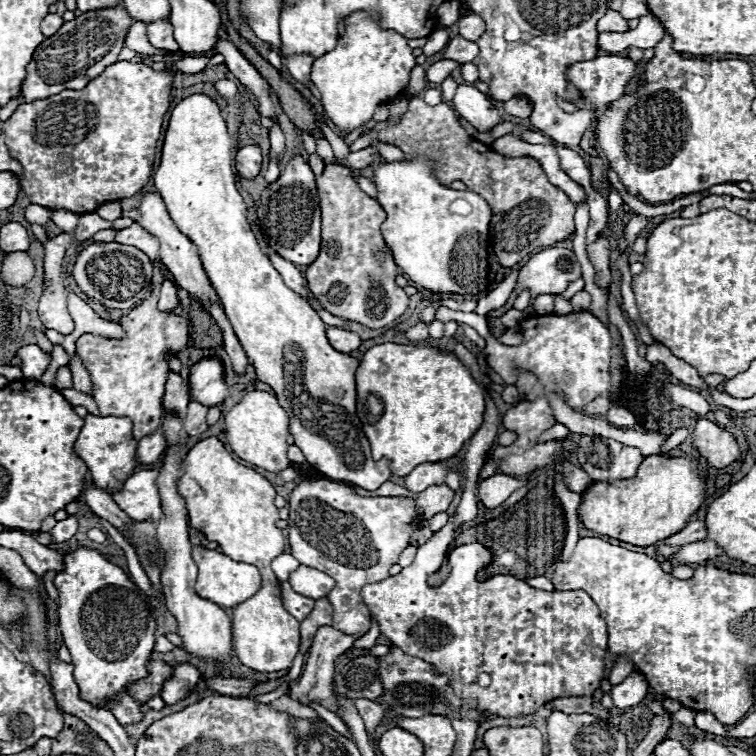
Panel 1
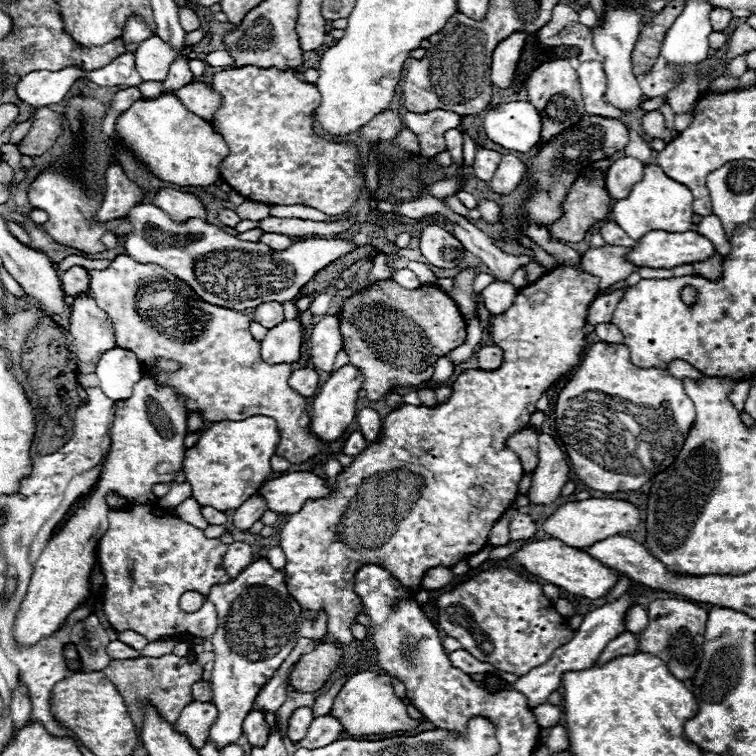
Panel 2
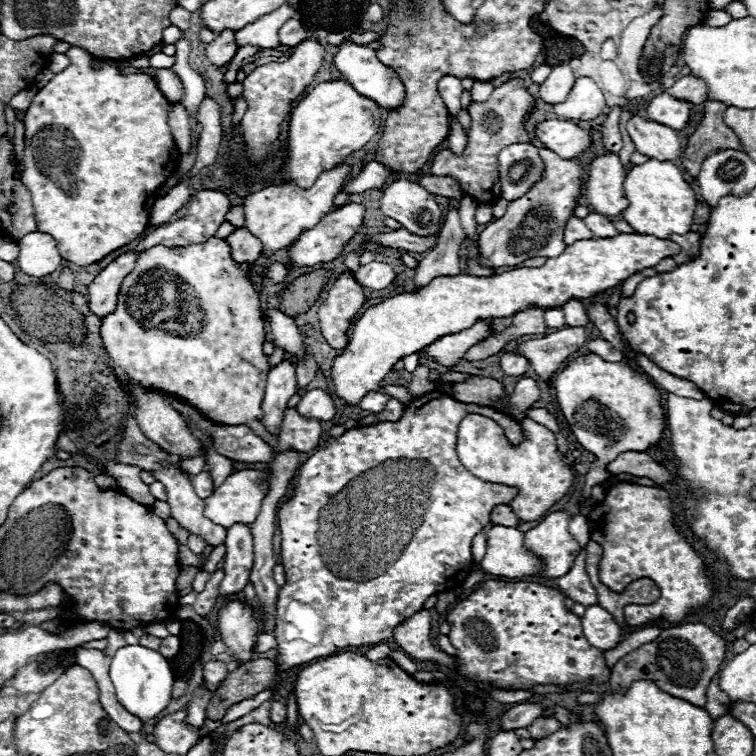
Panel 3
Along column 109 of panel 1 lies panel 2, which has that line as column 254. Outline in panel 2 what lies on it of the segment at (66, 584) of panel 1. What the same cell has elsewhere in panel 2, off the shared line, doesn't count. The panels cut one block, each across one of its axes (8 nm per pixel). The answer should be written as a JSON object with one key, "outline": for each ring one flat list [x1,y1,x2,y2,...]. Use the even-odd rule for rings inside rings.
{"outline":[[268,558,248,564,226,584,214,584,208,600,216,604,220,616,220,626,210,638,216,654,212,668,212,704,218,708,218,720,212,724,208,740,216,750,222,750,242,736,242,722,254,708,260,688,292,652,302,624,302,608,292,600,284,572,272,568],[274,592,286,600,274,600]]}

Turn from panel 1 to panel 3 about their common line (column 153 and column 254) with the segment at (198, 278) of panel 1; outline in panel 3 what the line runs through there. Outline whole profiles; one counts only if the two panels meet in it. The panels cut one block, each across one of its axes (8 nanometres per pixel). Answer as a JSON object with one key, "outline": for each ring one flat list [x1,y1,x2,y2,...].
{"outline":[[338,164,332,170,324,170,316,178,312,188,308,188,308,190,296,186,294,182,284,182,284,184,266,186,266,188,250,194,244,200,244,214,246,214,246,224,244,226,256,238,262,240,262,244,264,244,264,252,262,254,280,250,286,244,294,242,302,234,302,230,314,228,324,214,332,212,336,194,350,180,350,170,352,170,352,166,348,166,348,164]]}

